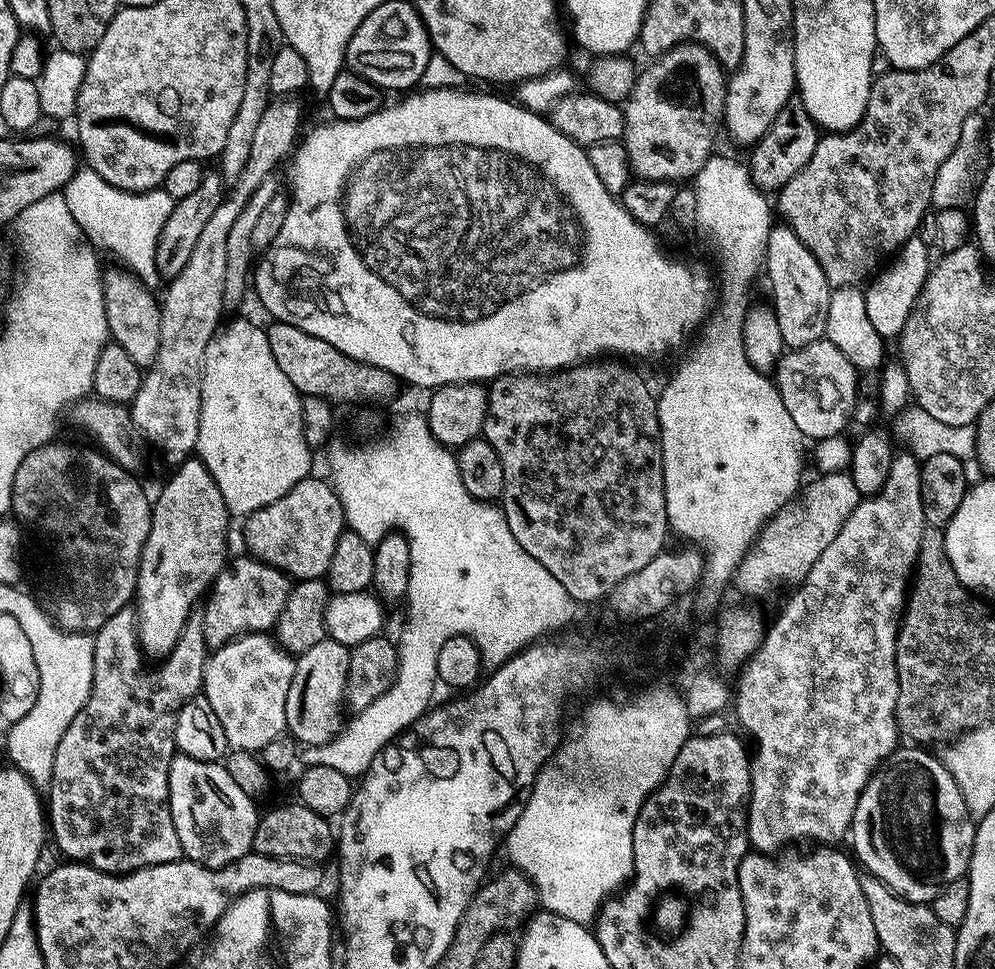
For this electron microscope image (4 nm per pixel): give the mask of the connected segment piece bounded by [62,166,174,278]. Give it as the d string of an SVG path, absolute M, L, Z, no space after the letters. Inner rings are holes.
M87 166L77 169L62 189L62 195L74 222L84 231L85 236L92 241L97 249L106 248L112 252L123 267L136 273L141 278L155 277L156 270L156 243L160 237L162 226L166 226L166 218L172 213L173 198L165 187L152 188L148 192L127 192L102 178L96 171Z

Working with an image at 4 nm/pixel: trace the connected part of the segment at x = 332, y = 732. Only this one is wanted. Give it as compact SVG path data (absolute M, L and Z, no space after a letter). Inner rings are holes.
M325 638L295 657L296 669L286 694L287 731L301 745L328 744L338 732L335 716L342 709L344 687L348 681L349 649L337 640Z

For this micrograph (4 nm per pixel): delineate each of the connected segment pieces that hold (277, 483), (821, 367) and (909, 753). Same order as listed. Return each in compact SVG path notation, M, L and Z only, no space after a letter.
M236 318L208 339L194 452L210 471L231 515L256 512L311 475L314 452L303 430L302 401L301 393L270 352L265 327Z
M820 347L785 351L774 368L774 383L780 390L786 410L790 410L790 418L794 418L794 426L798 426L801 437L812 442L841 435L856 404L858 369L847 360L842 350Z
M916 746L908 747L912 748L901 747L899 751L895 753L894 759L891 763L889 763L887 767L879 773L879 776L881 775L880 784L878 782L878 776L878 779L873 778L869 780L867 786L864 787L864 791L861 792L859 807L857 808L856 813L853 814L850 829L850 840L852 836L853 848L851 848L851 851L854 853L855 859L859 861L861 865L864 863L865 866L868 867L865 869L867 869L871 875L878 877L878 879L883 882L890 891L896 893L896 895L902 897L904 900L910 901L912 904L928 904L934 897L937 896L945 884L959 880L965 875L965 873L967 873L968 860L972 857L972 843L976 837L976 824L974 823L973 817L969 813L966 802L962 798L962 794L958 790L958 786L954 782L954 778L948 773L948 768L944 765L943 759L941 759L939 755L931 756L931 754L928 753L931 751L921 750Z

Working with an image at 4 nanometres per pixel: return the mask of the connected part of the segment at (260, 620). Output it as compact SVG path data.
M244 556L234 561L233 564L231 561L219 572L210 585L210 591L206 596L208 605L205 606L204 612L202 611L204 643L209 649L218 649L223 644L227 644L229 640L235 640L236 637L243 636L250 631L264 632L271 629L284 609L288 593L292 587L288 574L263 560L257 560L253 556Z

